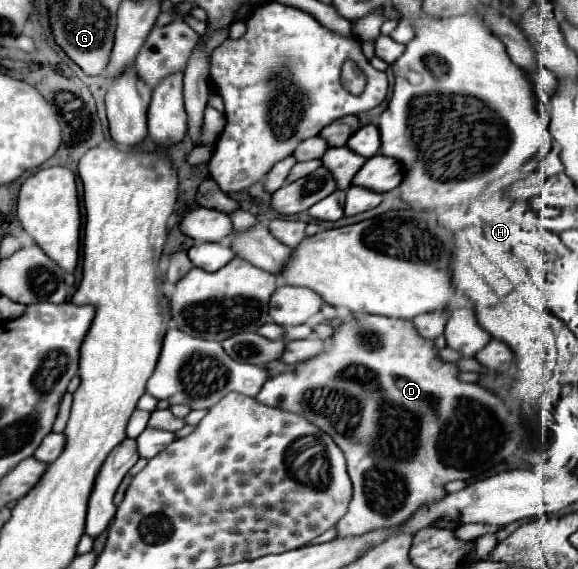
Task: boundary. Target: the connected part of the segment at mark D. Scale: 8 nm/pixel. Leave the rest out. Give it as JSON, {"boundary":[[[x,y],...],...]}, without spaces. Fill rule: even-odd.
{"boundary":[[[364,314],[340,324],[324,352],[296,364],[294,372],[286,370],[264,382],[256,396],[258,402],[298,412],[328,432],[346,456],[354,496],[348,512],[336,524],[336,538],[362,536],[376,528],[400,528],[424,504],[446,496],[446,482],[472,480],[518,450],[520,436],[526,432],[520,414],[484,386],[462,382],[458,374],[454,362],[444,362],[438,356],[434,340],[424,340],[412,328],[412,320]]]}

